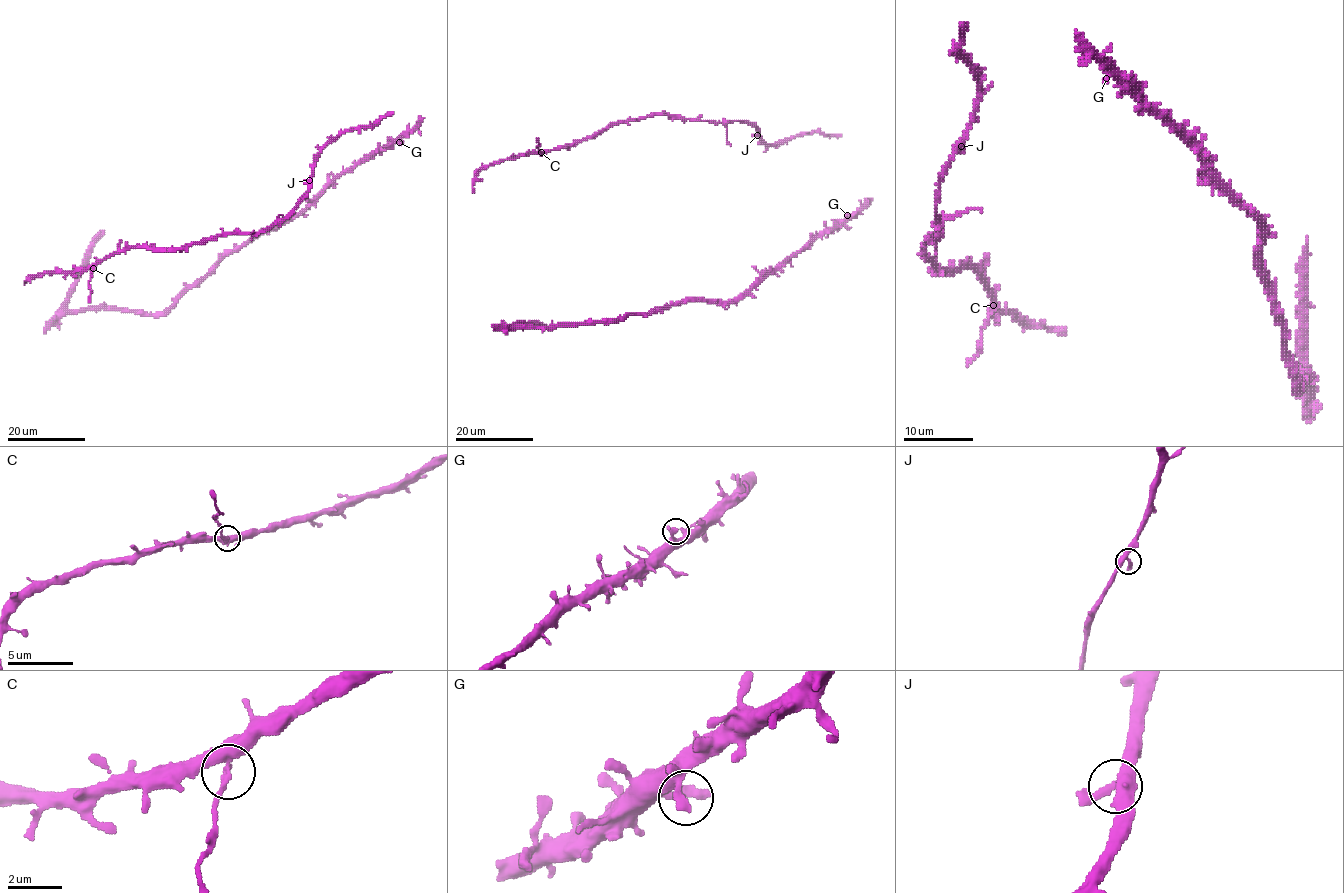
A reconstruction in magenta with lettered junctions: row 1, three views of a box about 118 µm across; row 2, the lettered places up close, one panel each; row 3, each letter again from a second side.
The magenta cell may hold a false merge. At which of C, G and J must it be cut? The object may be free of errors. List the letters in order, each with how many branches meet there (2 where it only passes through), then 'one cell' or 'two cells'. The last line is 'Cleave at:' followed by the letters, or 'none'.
C: 3 branches meet; two cells
G: 2 branches meet; one cell
J: 3 branches meet; one cell
Cleave at: C

